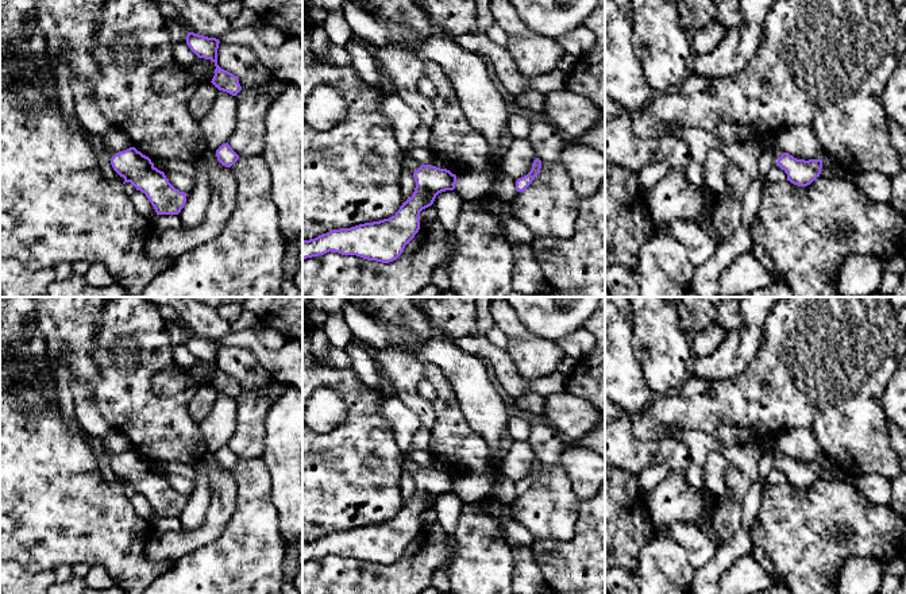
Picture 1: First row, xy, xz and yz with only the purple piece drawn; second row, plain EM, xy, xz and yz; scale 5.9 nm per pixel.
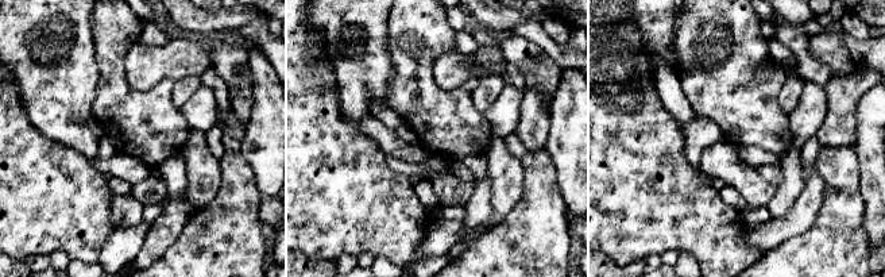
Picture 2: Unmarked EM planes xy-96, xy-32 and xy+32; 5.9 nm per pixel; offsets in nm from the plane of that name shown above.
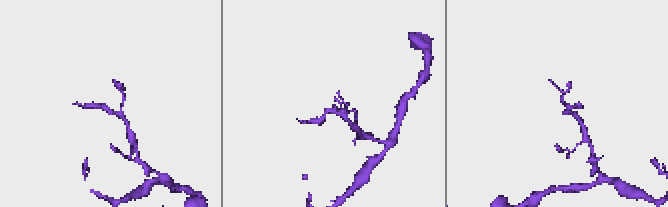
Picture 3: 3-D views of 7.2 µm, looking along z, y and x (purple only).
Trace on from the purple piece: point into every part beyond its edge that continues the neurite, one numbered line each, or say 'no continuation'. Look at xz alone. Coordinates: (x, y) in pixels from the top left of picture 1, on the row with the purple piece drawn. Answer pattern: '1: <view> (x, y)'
1: xz (408, 162)

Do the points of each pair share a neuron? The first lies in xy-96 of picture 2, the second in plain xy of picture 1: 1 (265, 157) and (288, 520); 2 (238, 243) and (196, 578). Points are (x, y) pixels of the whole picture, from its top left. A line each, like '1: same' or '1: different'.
1: same
2: same

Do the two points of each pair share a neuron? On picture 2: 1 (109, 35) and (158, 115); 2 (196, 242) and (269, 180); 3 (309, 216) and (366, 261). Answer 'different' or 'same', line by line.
1: same
2: different
3: different

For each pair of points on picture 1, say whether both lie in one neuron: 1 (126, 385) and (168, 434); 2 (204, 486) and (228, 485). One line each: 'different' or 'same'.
1: same
2: different

